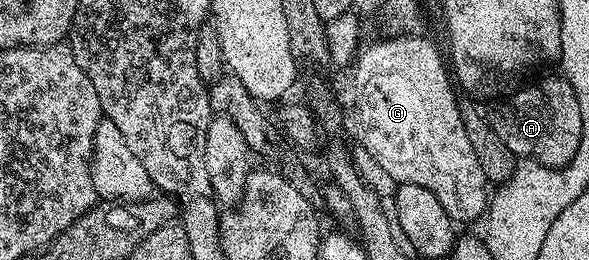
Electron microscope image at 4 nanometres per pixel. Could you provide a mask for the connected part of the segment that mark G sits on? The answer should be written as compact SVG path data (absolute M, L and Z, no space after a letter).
M391 35L383 39L367 48L365 45L358 54L356 67L353 69L354 112L358 115L360 144L388 170L398 184L415 184L424 186L424 190L432 190L432 194L440 198L440 206L448 210L451 220L474 220L478 215L479 219L488 208L488 181L484 166L480 166L476 158L476 150L472 150L468 130L462 121L460 100L459 97L454 97L455 85L452 83L443 49L441 52L432 41L426 40L425 35Z

